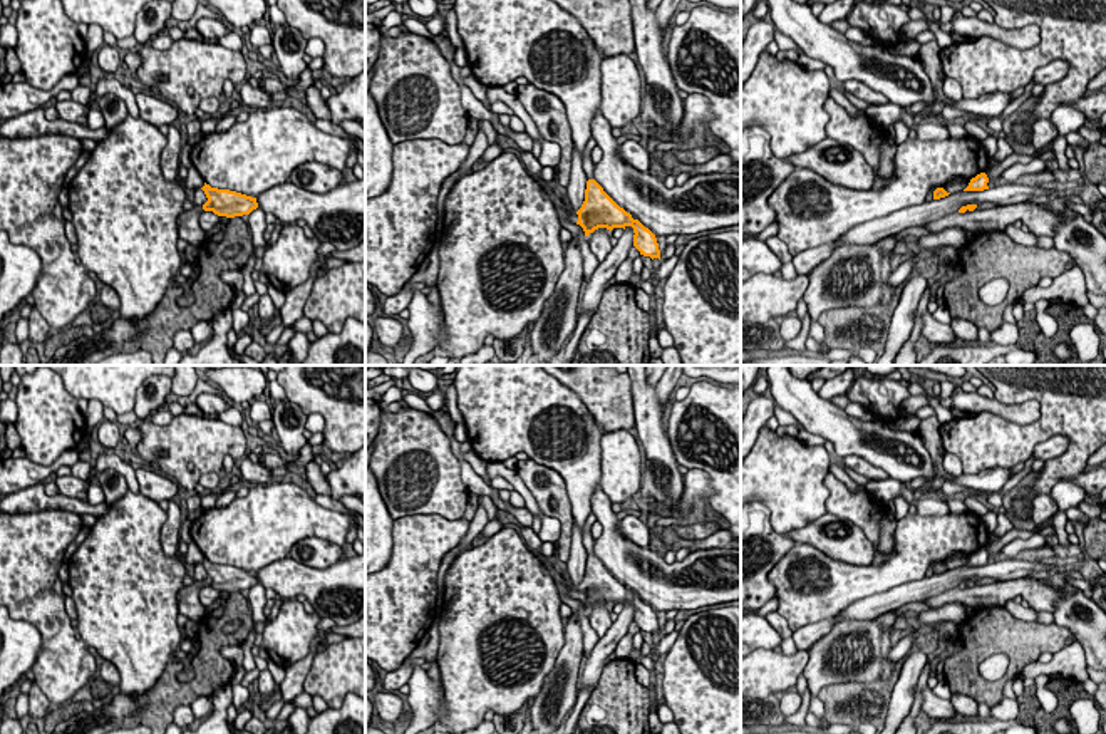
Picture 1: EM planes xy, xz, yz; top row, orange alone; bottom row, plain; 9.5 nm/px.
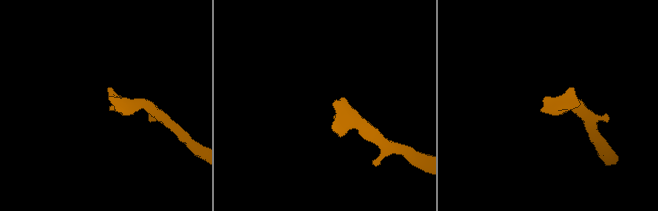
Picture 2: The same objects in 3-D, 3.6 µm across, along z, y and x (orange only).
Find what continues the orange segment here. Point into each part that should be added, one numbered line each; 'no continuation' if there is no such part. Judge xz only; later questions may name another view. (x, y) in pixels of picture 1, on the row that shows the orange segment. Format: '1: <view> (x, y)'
1: xz (532, 165)

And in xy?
1: xy (188, 222)

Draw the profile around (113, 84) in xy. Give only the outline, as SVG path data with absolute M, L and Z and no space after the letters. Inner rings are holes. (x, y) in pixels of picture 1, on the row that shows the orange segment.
M107 75L102 77L96 90L97 97L106 96L106 94L116 94L119 99L124 101L127 107L127 114L132 117L139 117L139 107L136 102L136 94L129 89L127 82L122 80L119 75Z

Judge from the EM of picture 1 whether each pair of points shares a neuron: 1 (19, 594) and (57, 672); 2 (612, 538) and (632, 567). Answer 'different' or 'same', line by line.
1: same
2: same

